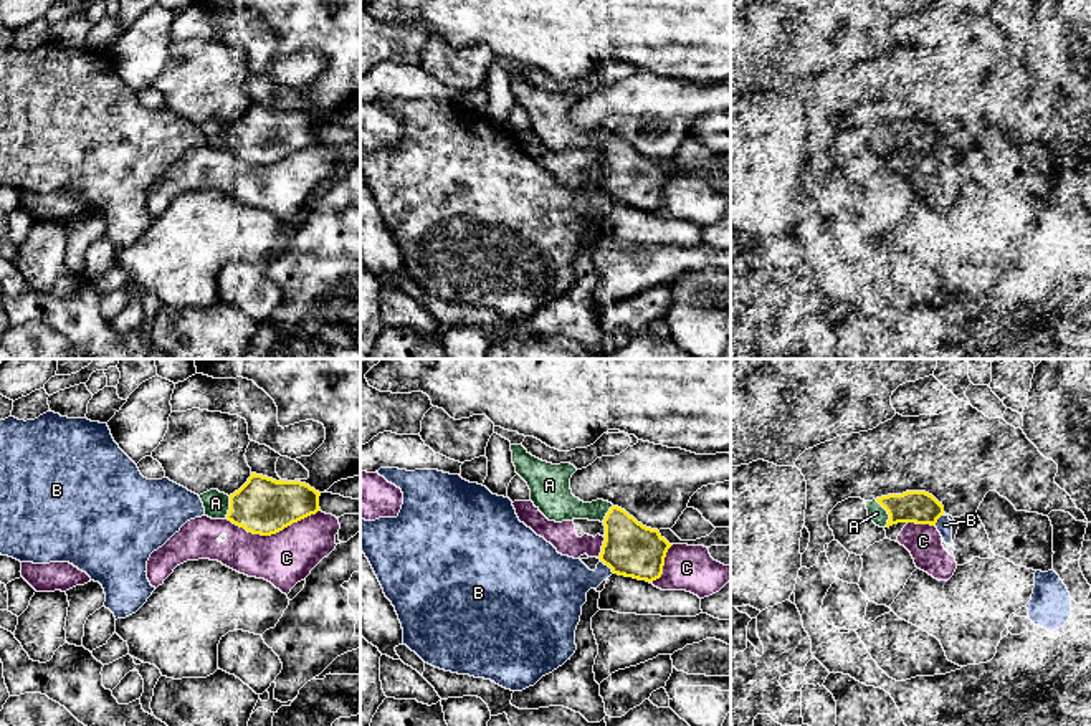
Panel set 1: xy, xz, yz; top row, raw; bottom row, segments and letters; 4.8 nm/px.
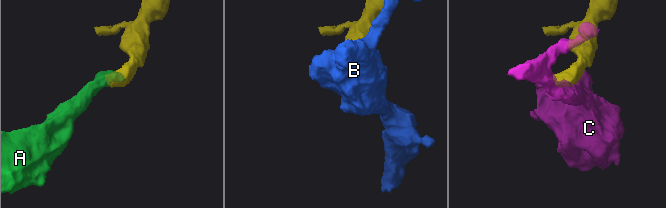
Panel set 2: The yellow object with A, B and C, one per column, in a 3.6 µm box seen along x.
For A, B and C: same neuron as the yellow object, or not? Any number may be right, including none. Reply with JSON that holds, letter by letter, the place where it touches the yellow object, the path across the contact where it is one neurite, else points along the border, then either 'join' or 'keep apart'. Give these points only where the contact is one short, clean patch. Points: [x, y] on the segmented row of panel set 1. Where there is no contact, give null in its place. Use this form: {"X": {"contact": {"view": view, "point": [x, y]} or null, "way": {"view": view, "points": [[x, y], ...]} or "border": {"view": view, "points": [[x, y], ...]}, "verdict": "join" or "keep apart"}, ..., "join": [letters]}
{"A": {"contact": {"view": "yz", "point": [888, 513]}, "verdict": "join"}, "B": {"contact": {"view": "xz", "point": [609, 566]}, "verdict": "keep apart"}, "C": {"contact": {"view": "xy", "point": [273, 533]}, "verdict": "keep apart"}, "join": ["A"]}

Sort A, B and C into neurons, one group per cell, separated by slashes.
A / B / C

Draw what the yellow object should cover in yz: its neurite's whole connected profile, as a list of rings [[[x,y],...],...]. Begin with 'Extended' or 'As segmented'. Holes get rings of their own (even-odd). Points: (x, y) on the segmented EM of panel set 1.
Extended. [[[906,491],[866,501],[868,518],[879,528],[898,523],[936,526],[944,514],[944,506],[926,491]]]

